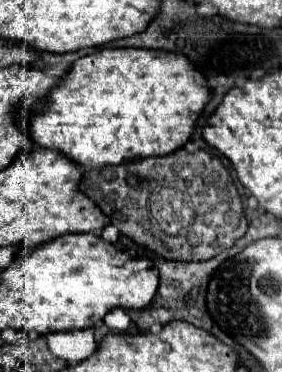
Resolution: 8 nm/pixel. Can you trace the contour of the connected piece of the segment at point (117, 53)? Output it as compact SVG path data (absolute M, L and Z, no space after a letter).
M105 48L79 58L61 78L61 84L51 90L47 106L31 118L31 138L45 148L63 152L85 170L117 166L149 156L167 156L183 148L193 132L197 118L211 98L211 88L205 76L191 60L177 52L145 50L145 48Z

